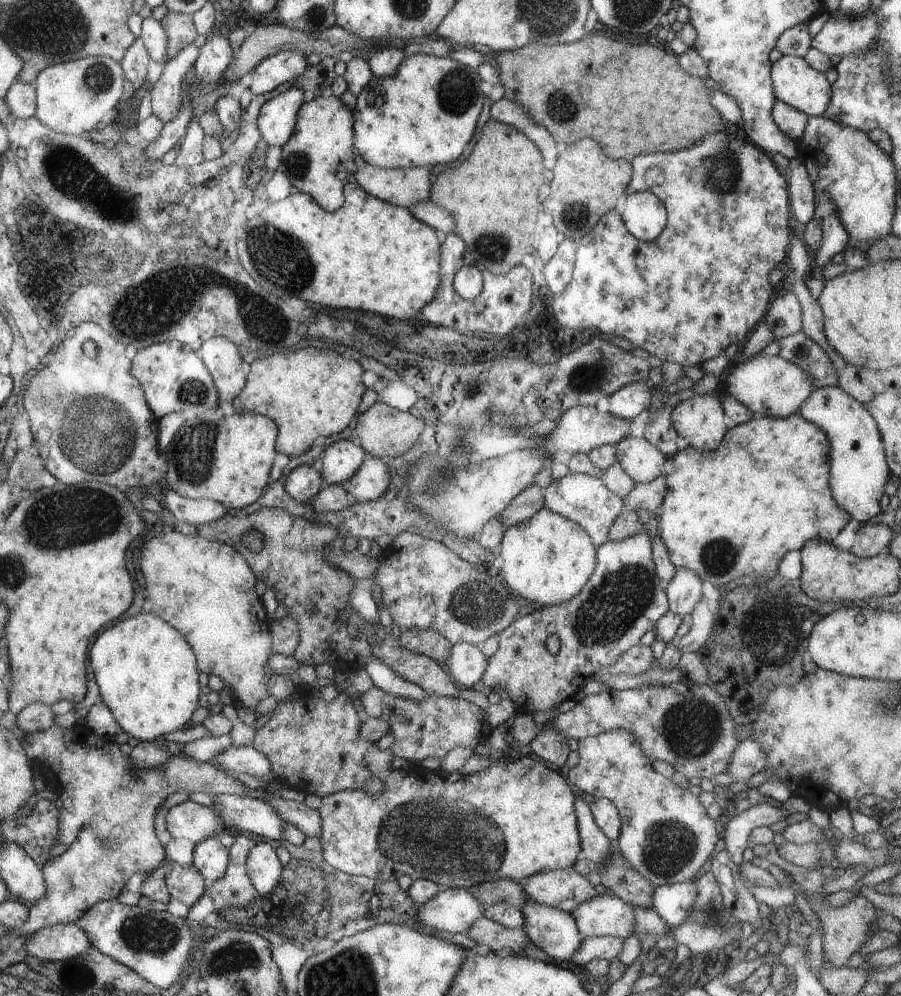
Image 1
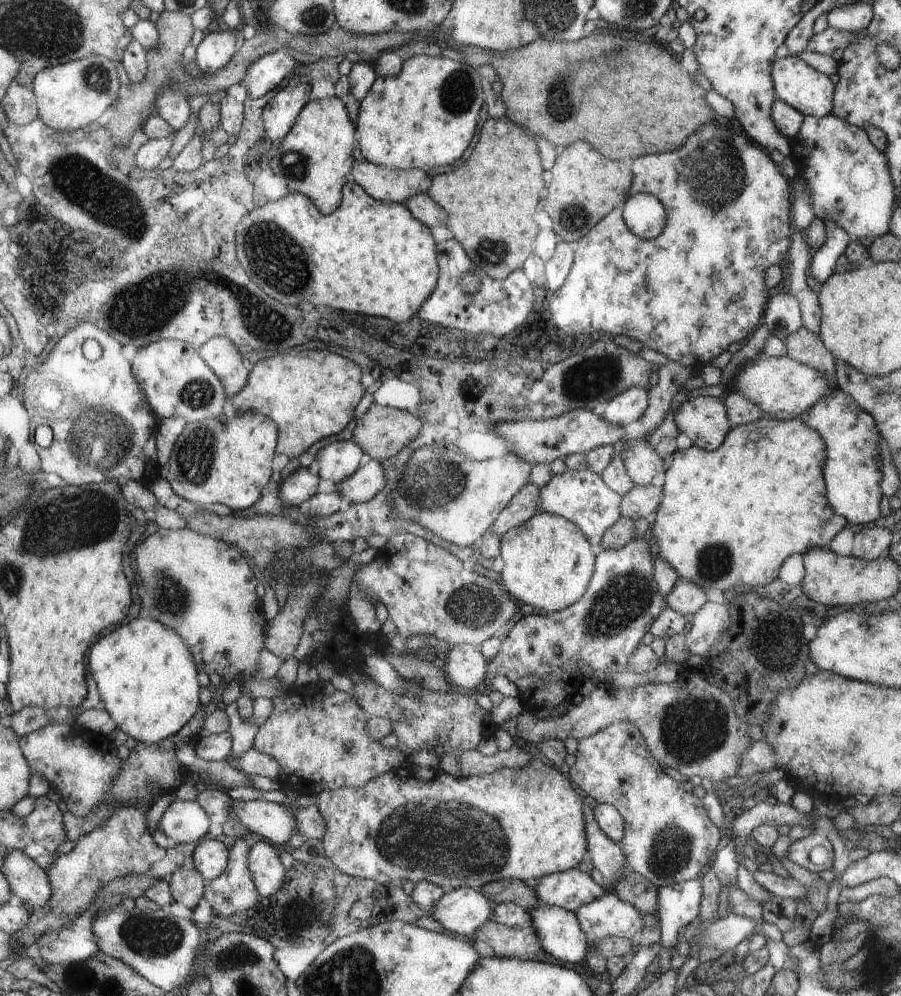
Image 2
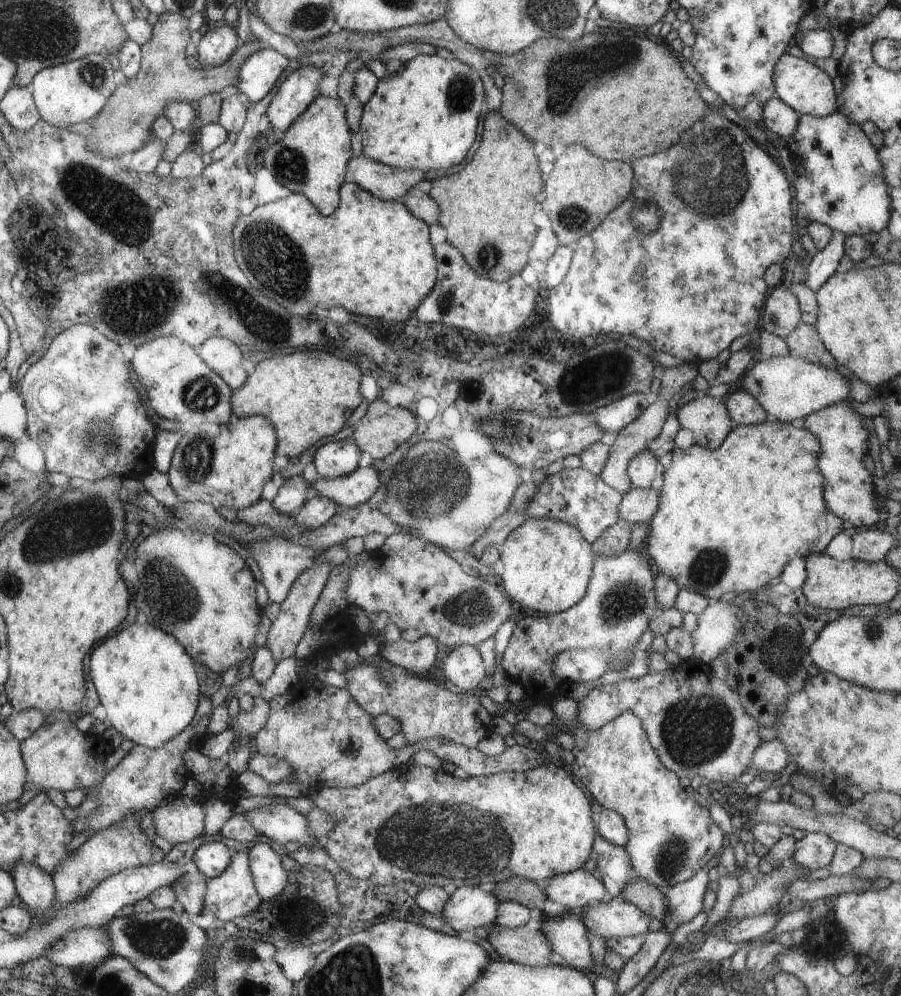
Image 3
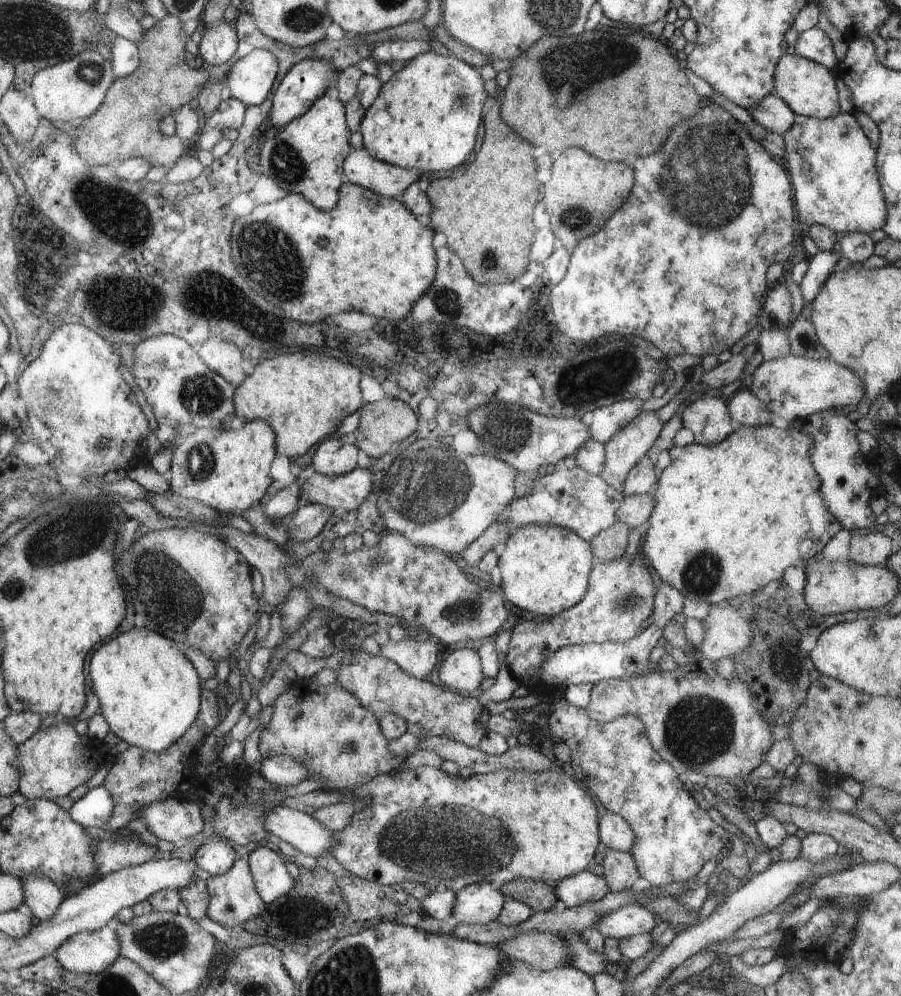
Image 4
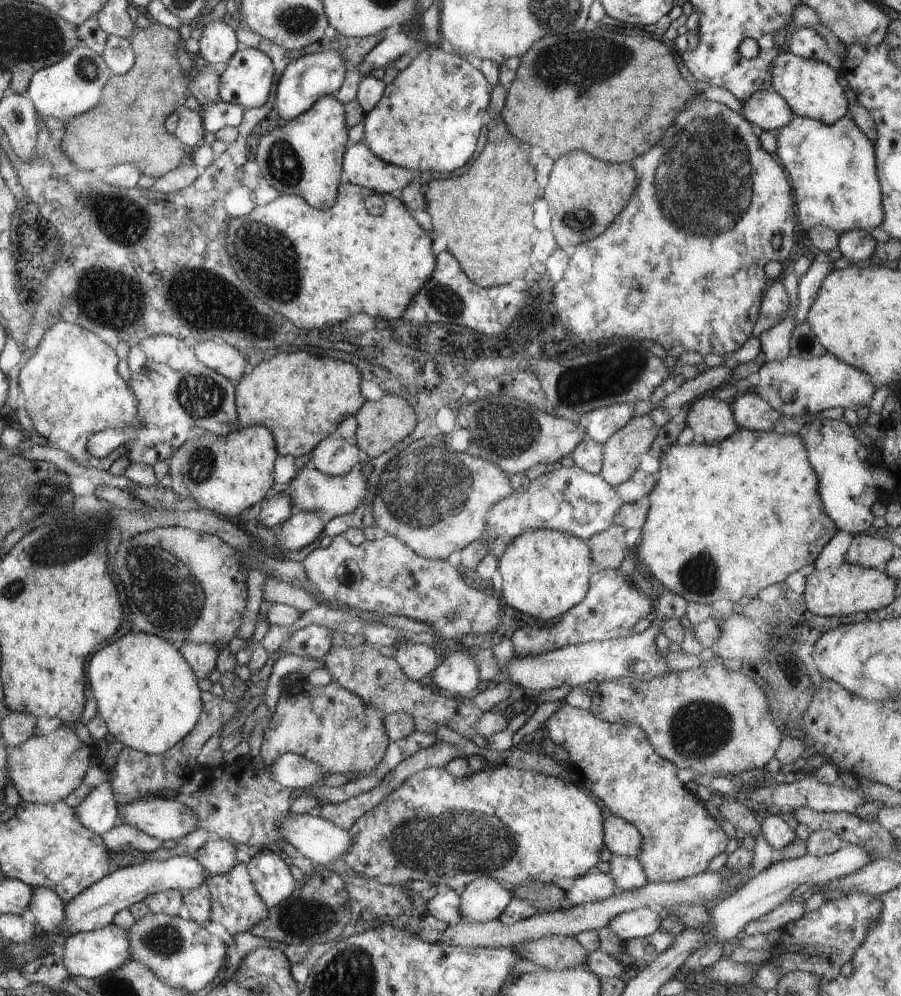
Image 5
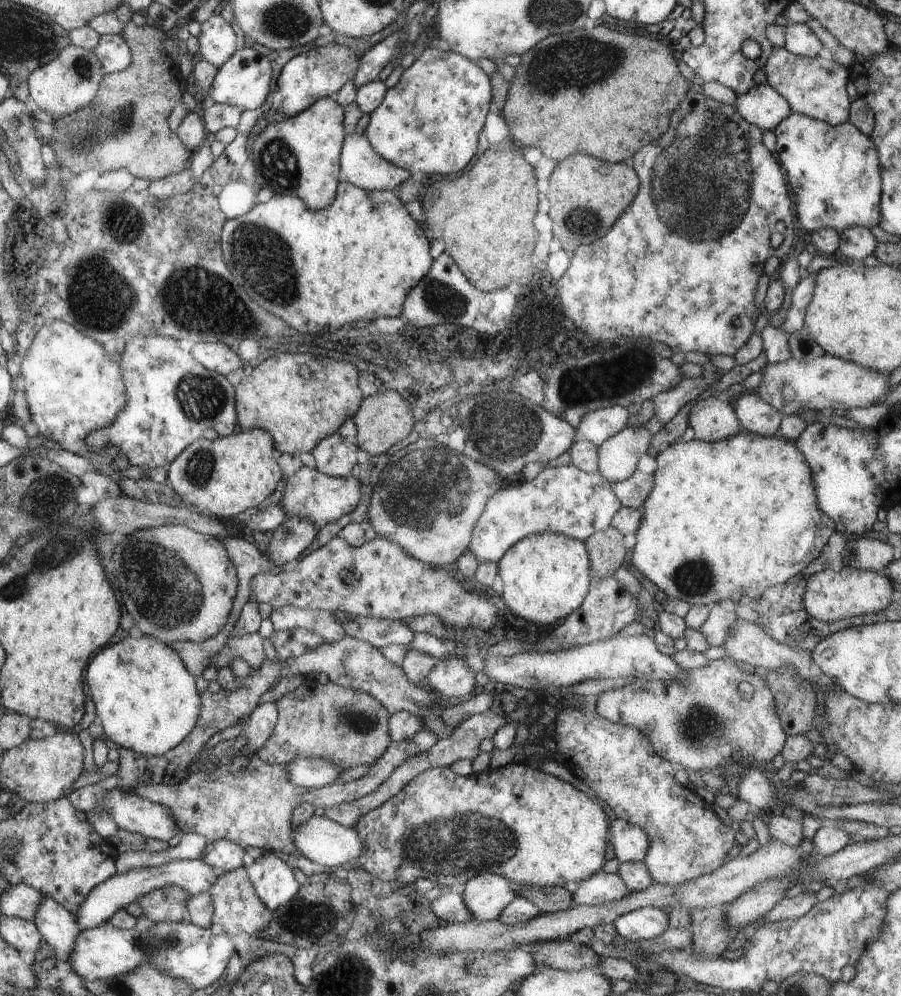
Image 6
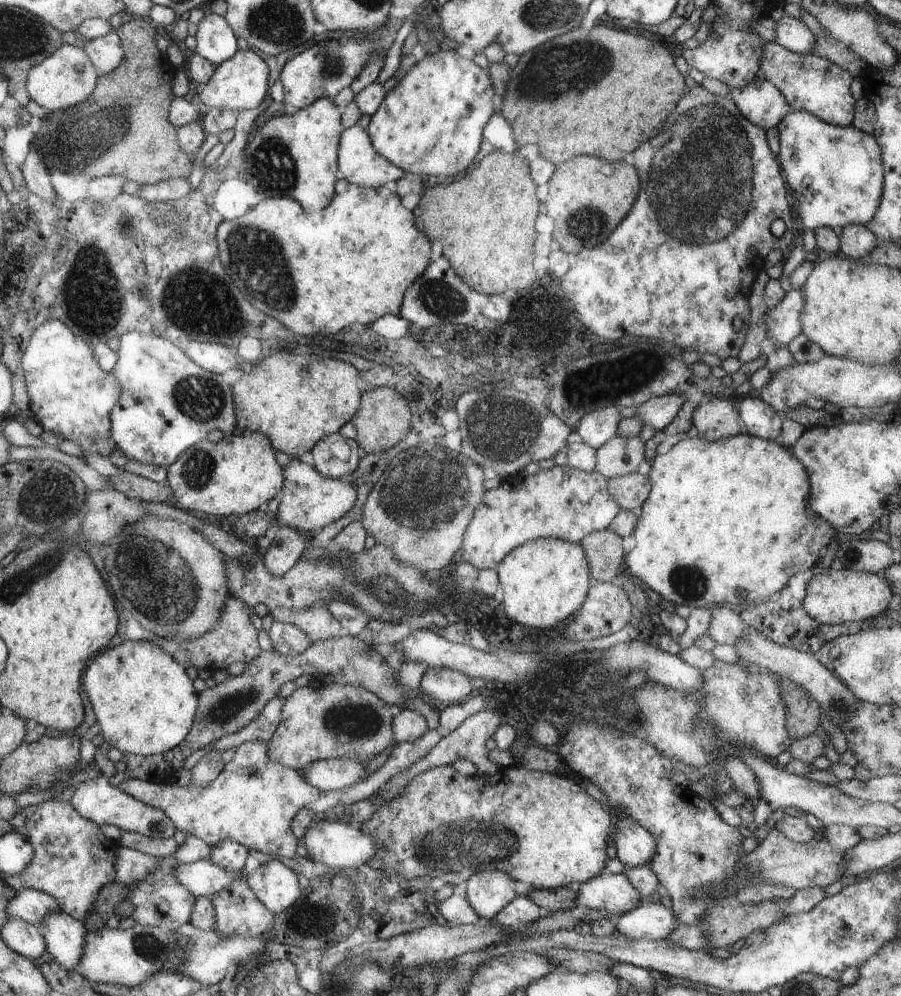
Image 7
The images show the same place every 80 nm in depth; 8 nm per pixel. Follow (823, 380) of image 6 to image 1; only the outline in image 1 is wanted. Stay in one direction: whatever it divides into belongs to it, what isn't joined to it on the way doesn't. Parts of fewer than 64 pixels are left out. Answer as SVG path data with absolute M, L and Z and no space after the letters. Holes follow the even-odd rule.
M760 353L750 357L746 362L731 362L724 370L721 380L726 384L728 394L749 408L754 416L786 418L798 413L802 403L816 389L811 378L805 370L784 360L780 355Z

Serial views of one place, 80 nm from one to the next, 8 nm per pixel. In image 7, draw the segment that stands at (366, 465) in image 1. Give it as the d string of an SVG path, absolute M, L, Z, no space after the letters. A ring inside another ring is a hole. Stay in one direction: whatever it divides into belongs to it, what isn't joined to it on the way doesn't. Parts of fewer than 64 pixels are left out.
M292 459L284 469L284 488L282 488L276 516L280 526L293 526L298 530L315 535L326 525L342 520L345 514L357 504L357 487L353 482L328 478L300 459Z

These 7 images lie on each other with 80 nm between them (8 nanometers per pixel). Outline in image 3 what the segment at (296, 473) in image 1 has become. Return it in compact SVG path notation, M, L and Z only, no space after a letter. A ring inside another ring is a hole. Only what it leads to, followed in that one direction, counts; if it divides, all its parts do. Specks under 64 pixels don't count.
M302 474L294 475L282 484L271 503L274 510L294 515L310 496L311 482L304 479Z

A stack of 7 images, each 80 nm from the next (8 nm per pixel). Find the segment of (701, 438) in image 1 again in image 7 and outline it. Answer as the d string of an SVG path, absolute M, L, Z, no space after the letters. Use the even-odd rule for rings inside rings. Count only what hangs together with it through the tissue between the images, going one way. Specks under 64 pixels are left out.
M712 397L698 405L692 415L698 436L709 441L730 438L743 430L737 409L728 400Z

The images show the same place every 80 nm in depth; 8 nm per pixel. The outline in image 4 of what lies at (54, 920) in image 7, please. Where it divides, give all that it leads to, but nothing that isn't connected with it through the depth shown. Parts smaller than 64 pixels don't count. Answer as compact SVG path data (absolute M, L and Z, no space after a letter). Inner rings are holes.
M30 873L21 879L26 906L33 911L36 922L52 918L64 900L62 890L55 882L40 873Z

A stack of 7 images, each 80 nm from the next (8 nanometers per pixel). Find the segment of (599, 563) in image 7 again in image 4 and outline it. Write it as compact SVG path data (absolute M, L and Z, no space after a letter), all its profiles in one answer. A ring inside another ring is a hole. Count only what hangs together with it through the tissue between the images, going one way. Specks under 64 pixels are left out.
M616 521L612 526L598 533L589 545L596 561L615 561L624 557L630 528L625 522Z

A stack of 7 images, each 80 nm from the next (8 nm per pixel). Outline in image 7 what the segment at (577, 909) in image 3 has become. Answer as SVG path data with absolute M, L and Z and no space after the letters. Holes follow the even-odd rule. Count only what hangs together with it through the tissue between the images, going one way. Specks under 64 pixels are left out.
M623 873L603 874L577 886L577 904L586 908L622 914L632 910L642 900L639 890L630 884Z

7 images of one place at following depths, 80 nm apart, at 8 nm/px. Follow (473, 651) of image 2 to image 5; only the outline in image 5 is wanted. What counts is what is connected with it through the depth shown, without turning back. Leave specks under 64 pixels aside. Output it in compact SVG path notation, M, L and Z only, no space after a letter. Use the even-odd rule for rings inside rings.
M461 648L440 662L430 676L433 686L454 697L470 697L470 692L476 692L480 684L472 654L462 652Z

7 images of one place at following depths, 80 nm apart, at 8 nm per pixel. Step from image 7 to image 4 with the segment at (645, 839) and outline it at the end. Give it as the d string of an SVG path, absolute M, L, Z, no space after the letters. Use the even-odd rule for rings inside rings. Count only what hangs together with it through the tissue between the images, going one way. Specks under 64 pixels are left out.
M604 814L599 818L599 837L608 847L619 851L628 851L634 844L634 831L619 814Z

